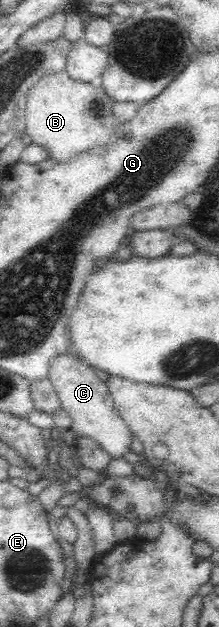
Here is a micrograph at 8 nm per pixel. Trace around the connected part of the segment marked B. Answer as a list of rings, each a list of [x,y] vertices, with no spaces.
[[[66,68],[43,75],[27,92],[25,136],[29,142],[43,145],[52,152],[53,160],[67,160],[82,150],[104,145],[112,137],[117,120],[112,113],[111,99],[99,82],[74,80]]]

